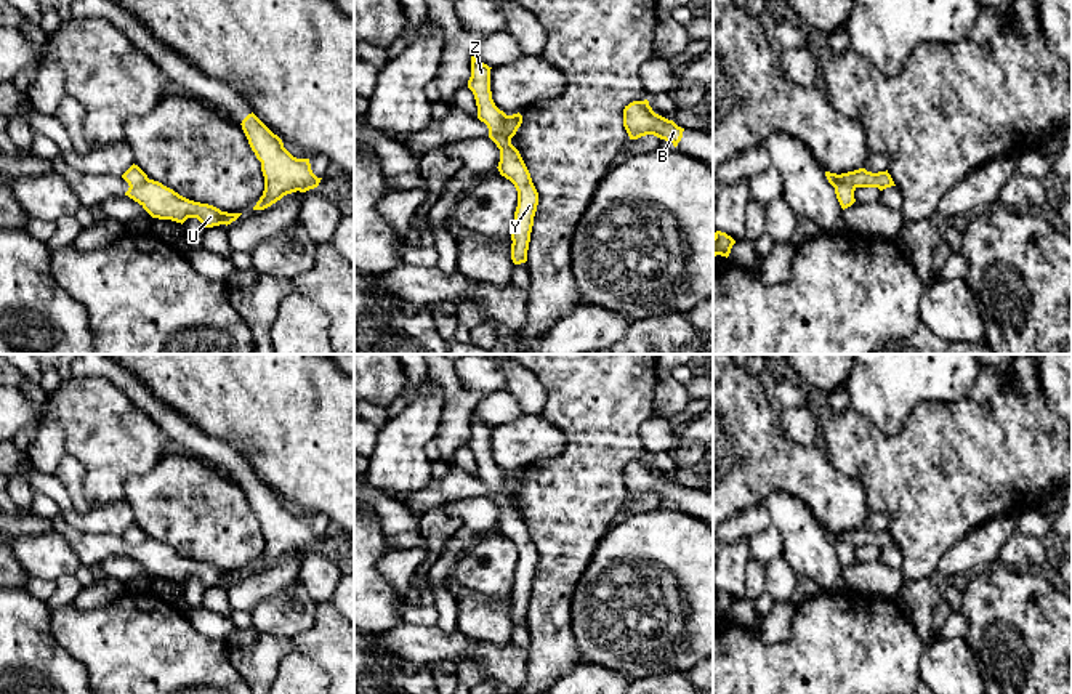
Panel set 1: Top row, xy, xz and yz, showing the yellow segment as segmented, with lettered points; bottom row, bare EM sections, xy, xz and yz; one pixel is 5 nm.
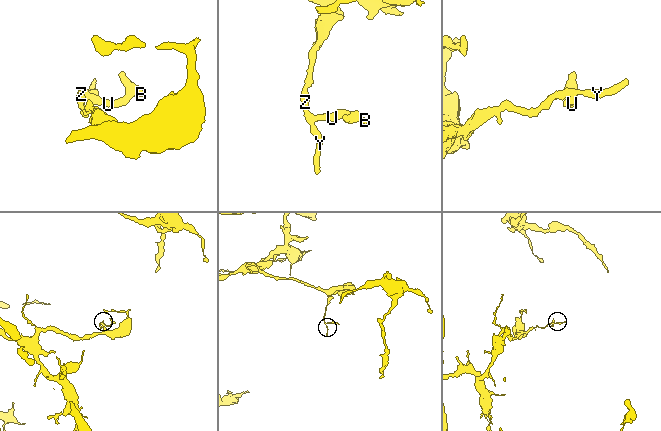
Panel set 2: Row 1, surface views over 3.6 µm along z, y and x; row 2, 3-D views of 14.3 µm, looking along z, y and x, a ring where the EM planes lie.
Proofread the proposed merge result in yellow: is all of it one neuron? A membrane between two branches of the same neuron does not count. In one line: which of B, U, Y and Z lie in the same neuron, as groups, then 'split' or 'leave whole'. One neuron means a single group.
B U / Y Z | split

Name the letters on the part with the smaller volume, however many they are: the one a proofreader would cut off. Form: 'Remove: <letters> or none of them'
Remove: B, U

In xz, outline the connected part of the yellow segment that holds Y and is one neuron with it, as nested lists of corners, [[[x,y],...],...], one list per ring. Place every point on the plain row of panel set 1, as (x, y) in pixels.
[[[471,415],[471,436],[468,439],[468,447],[476,458],[478,478],[487,484],[489,497],[500,508],[500,521],[497,527],[518,550],[518,566],[511,591],[511,619],[514,623],[521,623],[527,620],[530,591],[538,564],[538,551],[519,510],[511,503],[511,497],[503,490],[502,482],[506,473],[500,470],[492,458],[490,428],[492,426]]]

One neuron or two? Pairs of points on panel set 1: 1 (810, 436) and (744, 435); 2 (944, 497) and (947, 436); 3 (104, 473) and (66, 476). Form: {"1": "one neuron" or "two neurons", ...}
{"1": "two neurons", "2": "one neuron", "3": "two neurons"}

